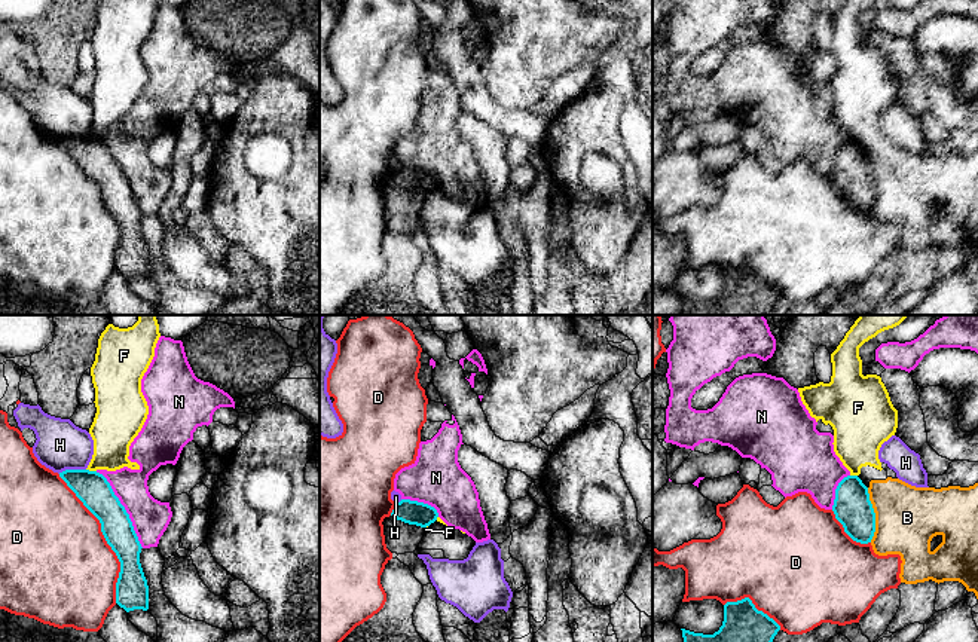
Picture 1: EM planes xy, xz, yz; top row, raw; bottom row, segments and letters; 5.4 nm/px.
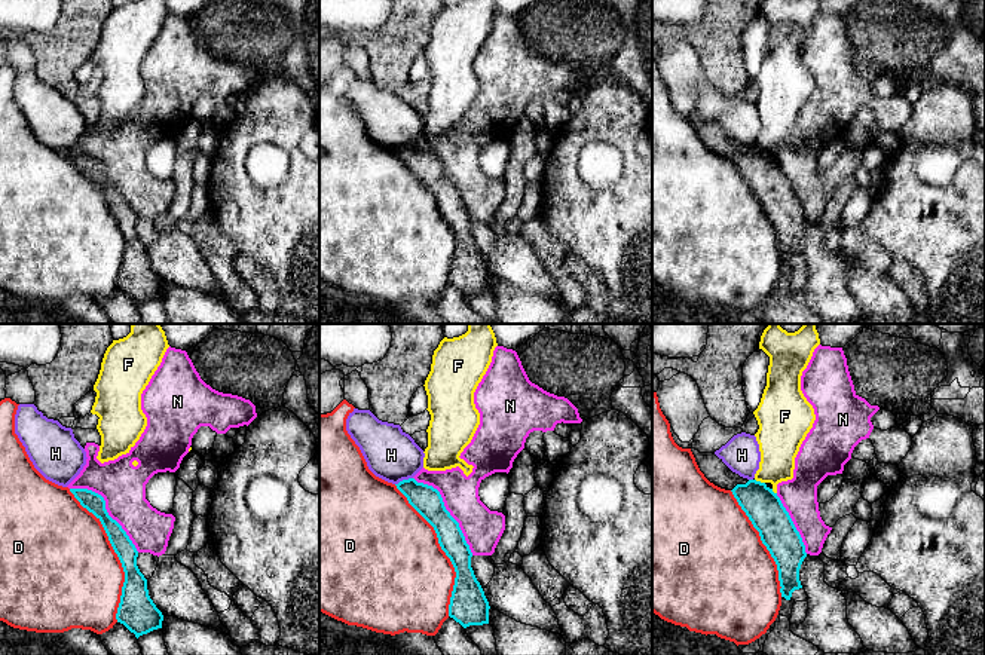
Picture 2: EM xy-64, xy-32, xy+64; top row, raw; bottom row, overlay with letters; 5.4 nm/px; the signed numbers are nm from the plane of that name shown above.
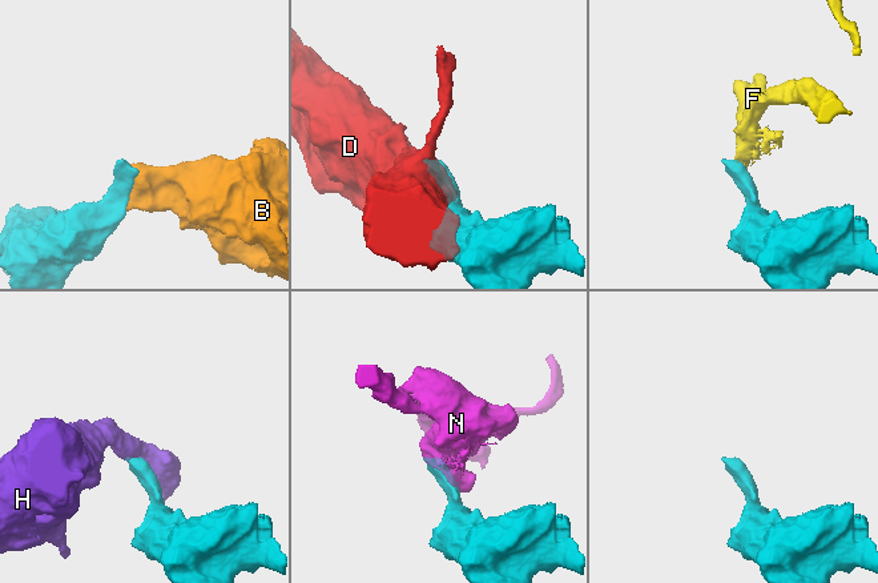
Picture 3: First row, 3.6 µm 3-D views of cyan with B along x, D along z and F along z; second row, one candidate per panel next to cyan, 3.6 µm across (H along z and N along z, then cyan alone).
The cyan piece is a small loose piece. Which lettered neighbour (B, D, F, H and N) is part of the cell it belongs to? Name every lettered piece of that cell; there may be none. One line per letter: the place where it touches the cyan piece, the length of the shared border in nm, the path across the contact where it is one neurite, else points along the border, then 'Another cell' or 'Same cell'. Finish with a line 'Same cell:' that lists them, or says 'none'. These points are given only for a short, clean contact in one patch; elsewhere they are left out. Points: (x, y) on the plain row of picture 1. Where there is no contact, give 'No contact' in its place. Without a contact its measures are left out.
B: Touches cyan at yz (874, 182). Shared border 300 nm. Another cell
D: Touches cyan at xy (104, 204). Shared border 750 nm. Another cell
F: Touches cyan at xy (91, 138). Shared border 60 nm. Boundary: xy (86, 135), (95, 138). Another cell
H: Touches cyan at xy (72, 137). Shared border 150 nm. Boundary: xy (85, 135), (66, 135), (58, 140). Another cell
N: Touches cyan at xy (124, 176). Shared border 480 nm. Another cell
Same cell: none

